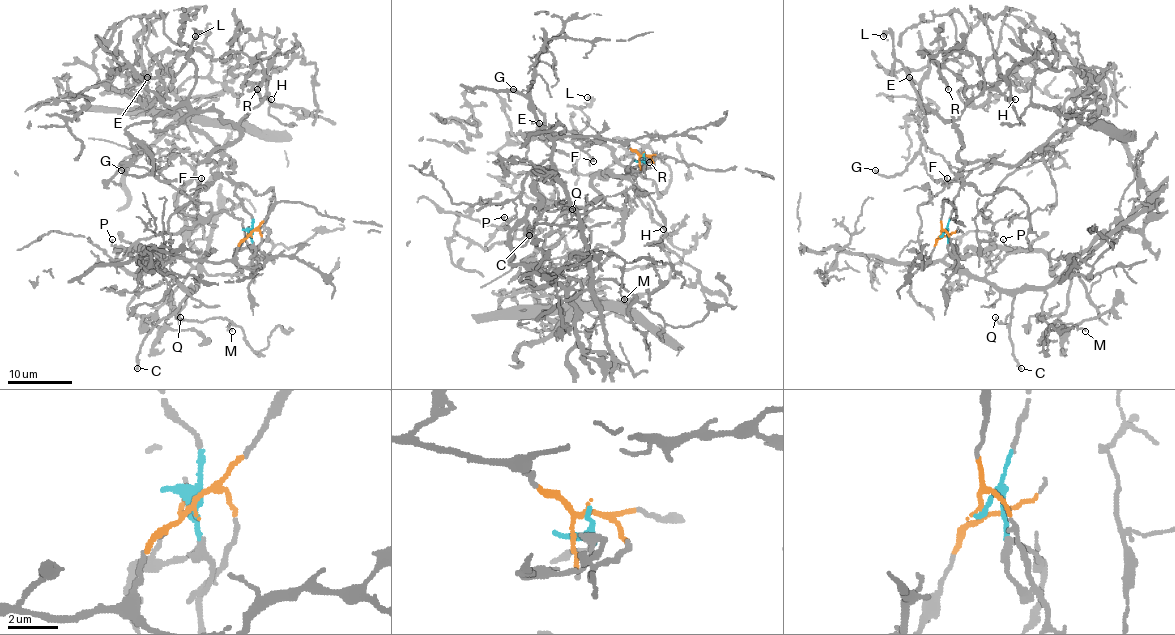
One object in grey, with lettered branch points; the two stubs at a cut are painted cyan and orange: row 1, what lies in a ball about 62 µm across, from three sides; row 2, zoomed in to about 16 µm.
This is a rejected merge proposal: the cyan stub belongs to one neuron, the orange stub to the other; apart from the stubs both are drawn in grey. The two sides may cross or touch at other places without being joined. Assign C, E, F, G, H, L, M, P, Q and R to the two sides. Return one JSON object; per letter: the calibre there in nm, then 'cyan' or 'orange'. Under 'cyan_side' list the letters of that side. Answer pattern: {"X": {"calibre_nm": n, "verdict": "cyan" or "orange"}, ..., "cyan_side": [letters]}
{"C": {"calibre_nm": 240, "verdict": "orange"}, "E": {"calibre_nm": 280, "verdict": "cyan"}, "F": {"calibre_nm": 140, "verdict": "orange"}, "G": {"calibre_nm": 200, "verdict": "cyan"}, "H": {"calibre_nm": 190, "verdict": "cyan"}, "L": {"calibre_nm": 400, "verdict": "cyan"}, "M": {"calibre_nm": 100, "verdict": "orange"}, "P": {"calibre_nm": 100, "verdict": "orange"}, "Q": {"calibre_nm": 150, "verdict": "orange"}, "R": {"calibre_nm": 190, "verdict": "cyan"}, "cyan_side": ["E", "G", "H", "L", "R"]}

